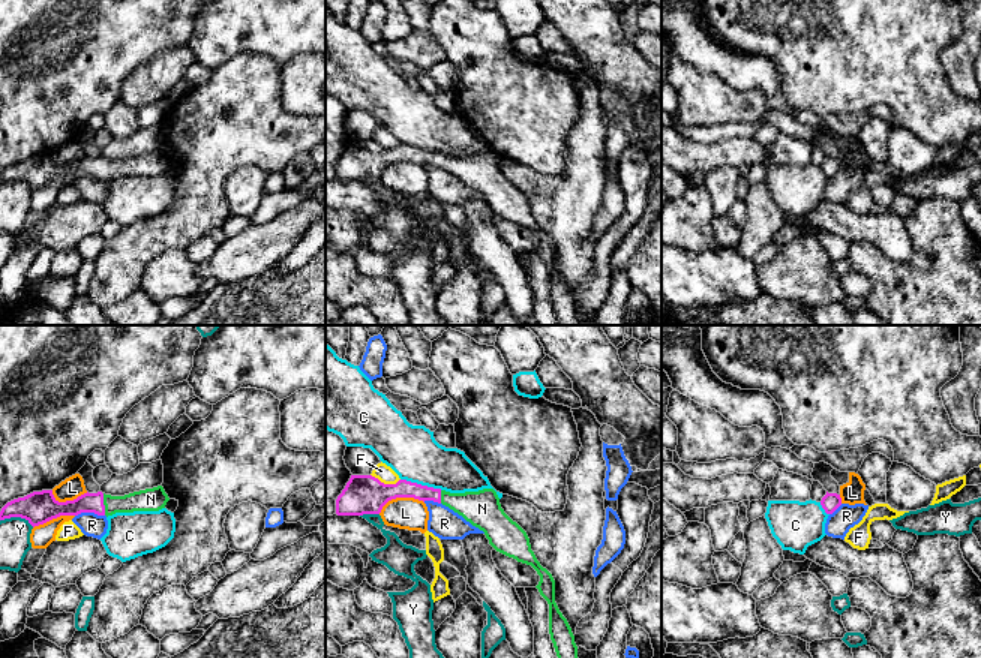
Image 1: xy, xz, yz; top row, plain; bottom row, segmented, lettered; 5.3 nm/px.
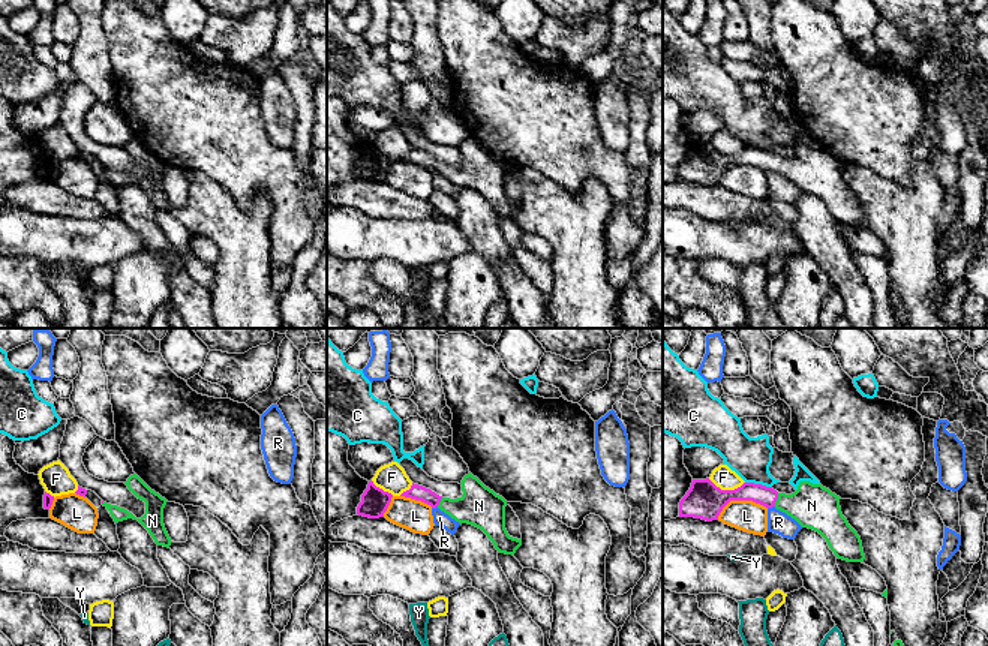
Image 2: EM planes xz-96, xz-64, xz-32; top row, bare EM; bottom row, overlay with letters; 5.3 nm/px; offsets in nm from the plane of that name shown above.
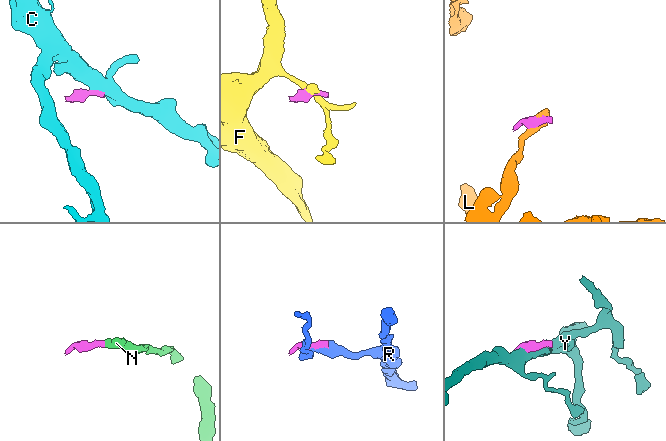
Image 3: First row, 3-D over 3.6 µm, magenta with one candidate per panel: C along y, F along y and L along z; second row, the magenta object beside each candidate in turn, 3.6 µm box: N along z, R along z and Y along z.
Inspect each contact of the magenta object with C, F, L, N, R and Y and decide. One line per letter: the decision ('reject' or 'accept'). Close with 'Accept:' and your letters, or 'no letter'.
C: reject
F: reject
L: reject
N: accept
R: reject
Y: reject
Accept: N

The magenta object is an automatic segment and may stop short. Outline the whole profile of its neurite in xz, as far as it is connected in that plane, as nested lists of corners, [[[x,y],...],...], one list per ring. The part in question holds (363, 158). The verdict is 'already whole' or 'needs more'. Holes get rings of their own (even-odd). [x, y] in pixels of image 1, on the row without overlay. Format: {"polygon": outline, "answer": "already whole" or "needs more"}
{"polygon": [[[351,139],[336,163],[336,178],[380,178],[382,171],[396,162],[414,162],[423,166],[442,168],[483,195],[496,216],[531,229],[540,240],[536,252],[549,268],[549,298],[558,325],[579,325],[572,292],[555,267],[555,244],[537,225],[526,196],[504,177],[494,153],[450,157],[406,144],[399,144],[396,148],[384,148],[372,139]]], "answer": "needs more"}

